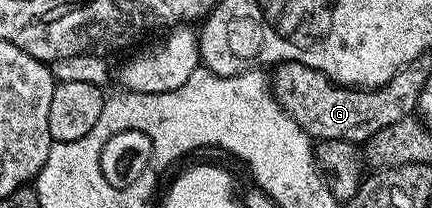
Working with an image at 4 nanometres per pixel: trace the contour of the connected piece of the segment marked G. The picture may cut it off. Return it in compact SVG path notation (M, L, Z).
M282 61L270 73L272 95L276 102L288 112L307 131L309 137L325 141L326 139L342 139L353 143L363 143L371 133L379 131L382 123L387 123L401 116L400 101L396 97L388 97L380 109L377 94L355 87L337 85L335 81L314 71L314 67L306 67L297 61Z

